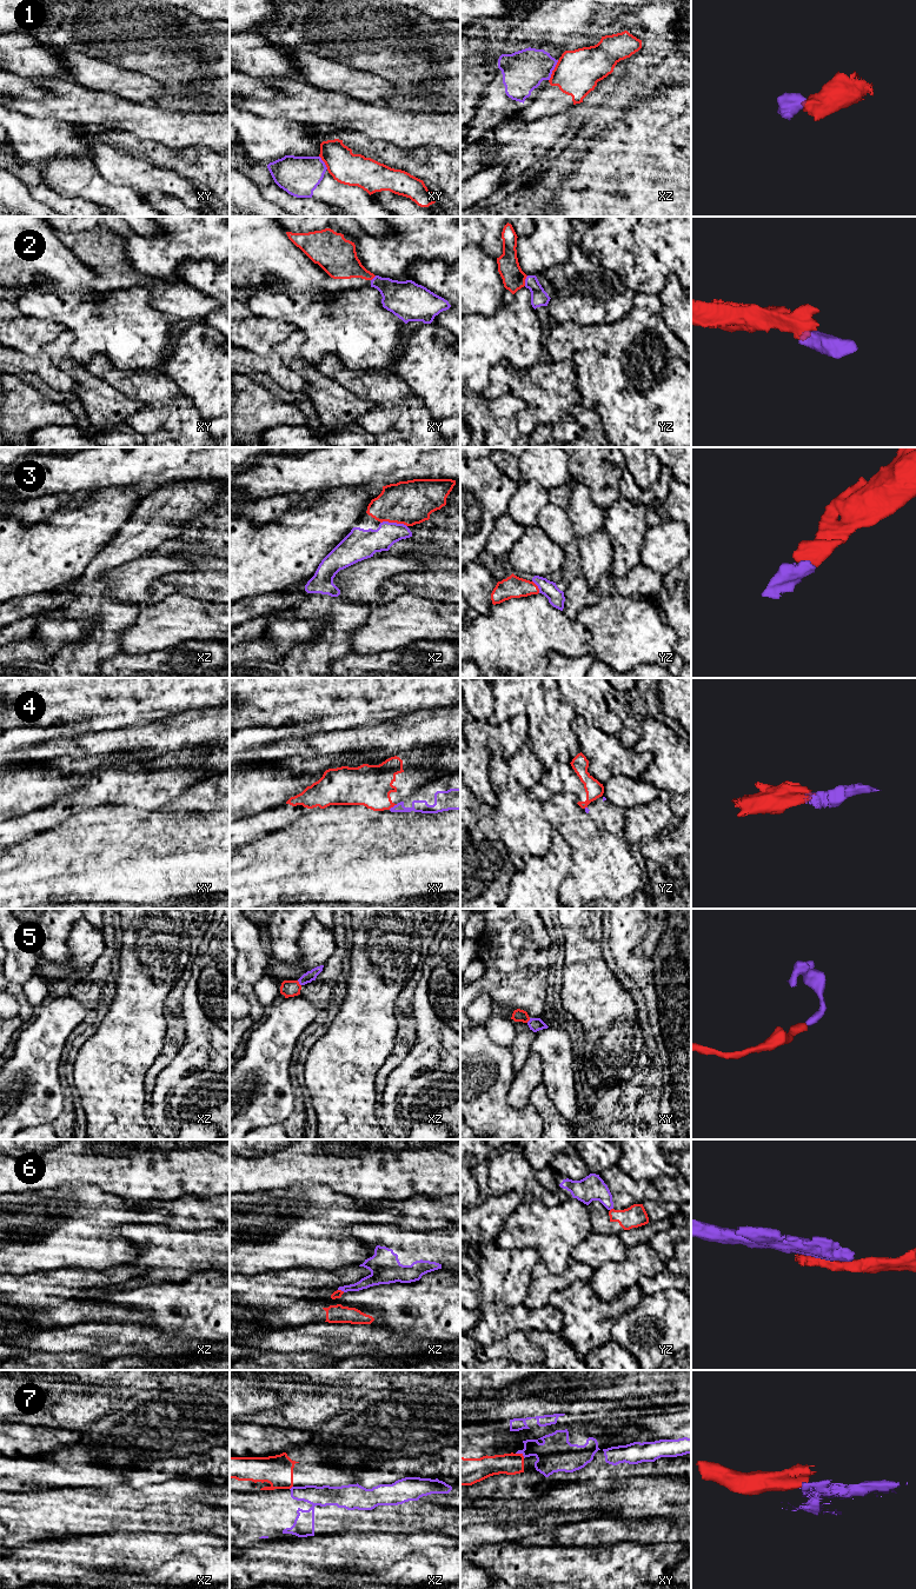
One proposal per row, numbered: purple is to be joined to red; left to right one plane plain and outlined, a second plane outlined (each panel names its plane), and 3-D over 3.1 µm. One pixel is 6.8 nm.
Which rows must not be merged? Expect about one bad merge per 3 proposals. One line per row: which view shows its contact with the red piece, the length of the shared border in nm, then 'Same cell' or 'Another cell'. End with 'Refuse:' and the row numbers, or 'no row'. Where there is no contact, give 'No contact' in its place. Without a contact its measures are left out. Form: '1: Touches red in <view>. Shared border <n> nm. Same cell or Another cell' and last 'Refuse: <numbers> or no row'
1: Touches red in xz. Shared border 160 nm. Another cell
2: Touches red in yz. Shared border 80 nm. Same cell
3: Touches red in xz. Shared border 190 nm. Same cell
4: Touches red in xy. Shared border 70 nm. Another cell
5: Touches red in xz. Shared border 50 nm. Same cell
6: Touches red in yz. Shared border 30 nm. Another cell
7: Touches red in xy. Shared border 70 nm. Another cell
Refuse: 1, 4, 6, 7

